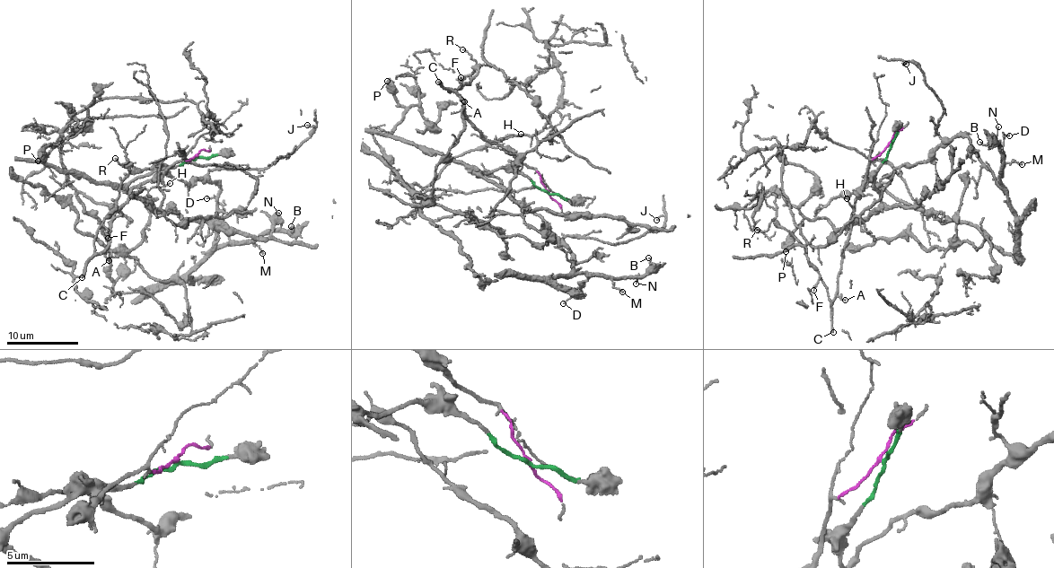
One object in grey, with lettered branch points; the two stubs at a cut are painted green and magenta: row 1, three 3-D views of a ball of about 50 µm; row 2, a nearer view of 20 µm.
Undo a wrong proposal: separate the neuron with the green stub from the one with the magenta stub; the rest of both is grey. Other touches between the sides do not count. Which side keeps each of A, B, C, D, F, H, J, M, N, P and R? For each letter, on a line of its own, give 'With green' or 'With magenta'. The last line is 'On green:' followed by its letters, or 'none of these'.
A: With magenta
B: With green
C: With magenta
D: With green
F: With magenta
H: With magenta
J: With green
M: With green
N: With green
P: With green
R: With magenta
On green: B, D, J, M, N, P

